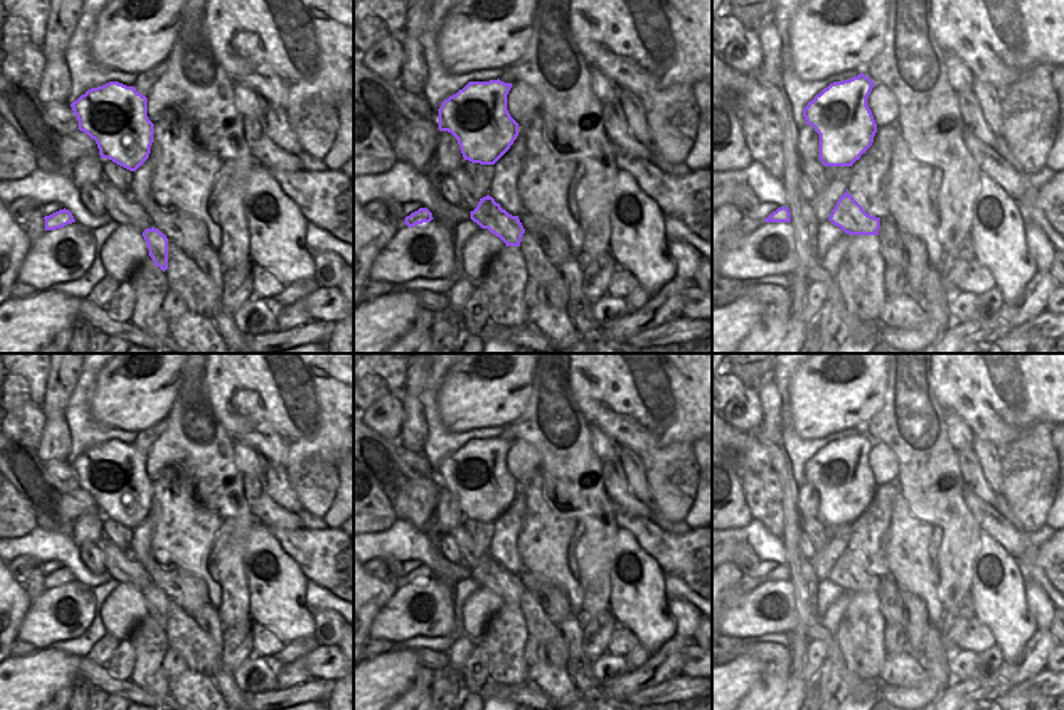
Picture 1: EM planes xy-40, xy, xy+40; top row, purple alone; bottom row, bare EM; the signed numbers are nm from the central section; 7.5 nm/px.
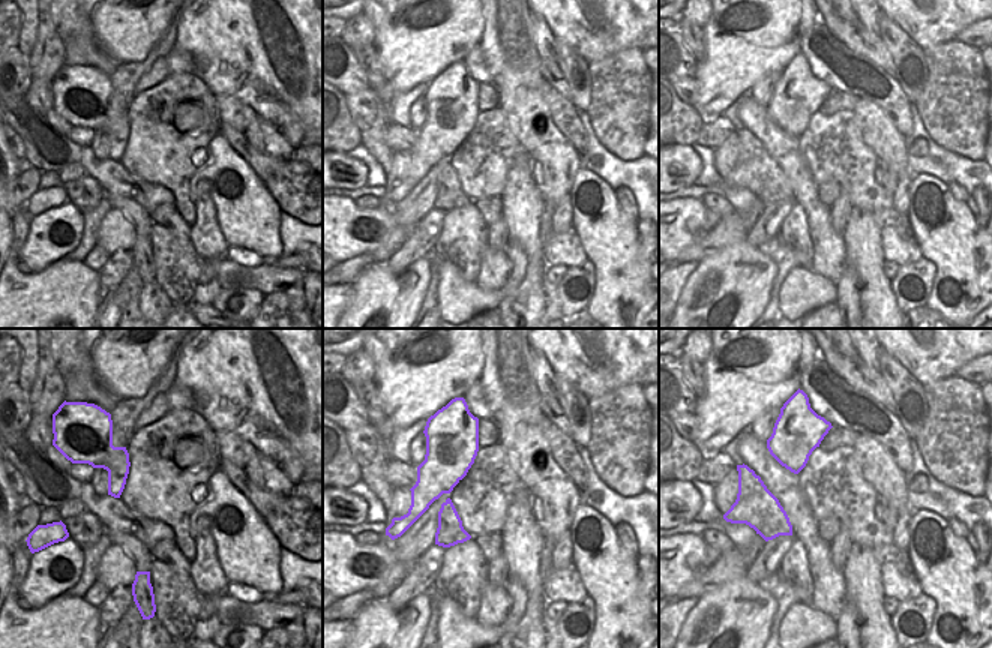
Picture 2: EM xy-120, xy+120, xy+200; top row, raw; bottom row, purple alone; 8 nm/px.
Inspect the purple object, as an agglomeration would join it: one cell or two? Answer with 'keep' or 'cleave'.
cleave

